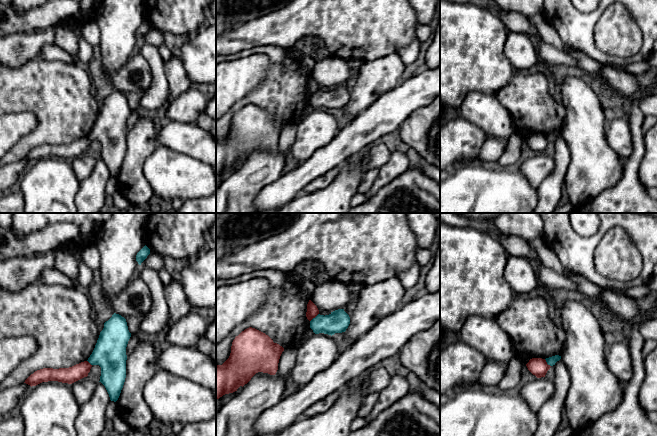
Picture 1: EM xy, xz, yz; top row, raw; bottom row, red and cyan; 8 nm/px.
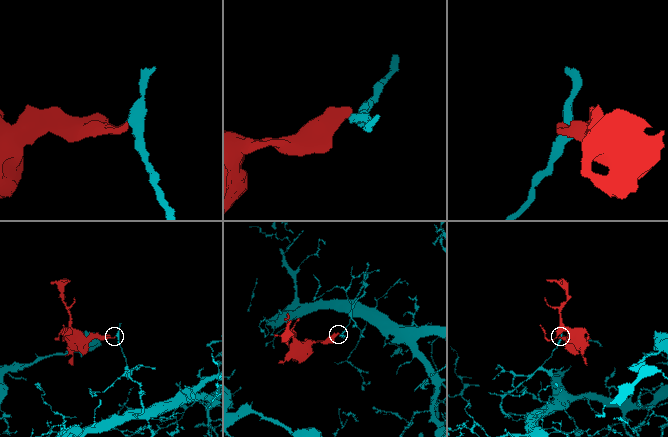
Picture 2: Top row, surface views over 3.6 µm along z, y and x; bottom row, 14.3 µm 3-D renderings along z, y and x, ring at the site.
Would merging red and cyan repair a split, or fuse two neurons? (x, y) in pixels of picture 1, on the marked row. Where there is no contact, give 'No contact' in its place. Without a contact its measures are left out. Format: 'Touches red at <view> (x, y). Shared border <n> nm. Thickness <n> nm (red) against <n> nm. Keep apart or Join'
Touches red at xz (314, 317). Shared border 100 nm. Thickness 100 nm (red) against 180 nm. Keep apart

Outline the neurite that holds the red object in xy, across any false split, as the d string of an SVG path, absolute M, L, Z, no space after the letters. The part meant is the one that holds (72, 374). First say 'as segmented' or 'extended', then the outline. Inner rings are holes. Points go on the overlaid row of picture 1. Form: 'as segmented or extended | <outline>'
as segmented | M84 361L69 368L43 368L31 374L24 383L31 387L48 381L72 384L87 377L91 367L92 365L88 361Z

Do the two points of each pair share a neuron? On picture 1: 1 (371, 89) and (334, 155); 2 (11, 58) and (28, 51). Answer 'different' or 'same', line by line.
1: different
2: same

